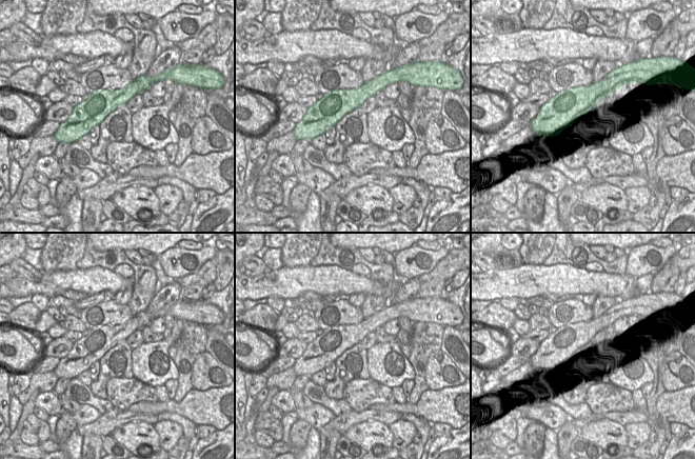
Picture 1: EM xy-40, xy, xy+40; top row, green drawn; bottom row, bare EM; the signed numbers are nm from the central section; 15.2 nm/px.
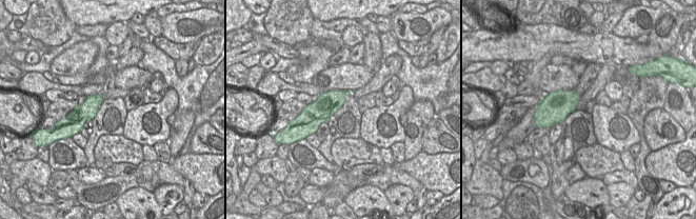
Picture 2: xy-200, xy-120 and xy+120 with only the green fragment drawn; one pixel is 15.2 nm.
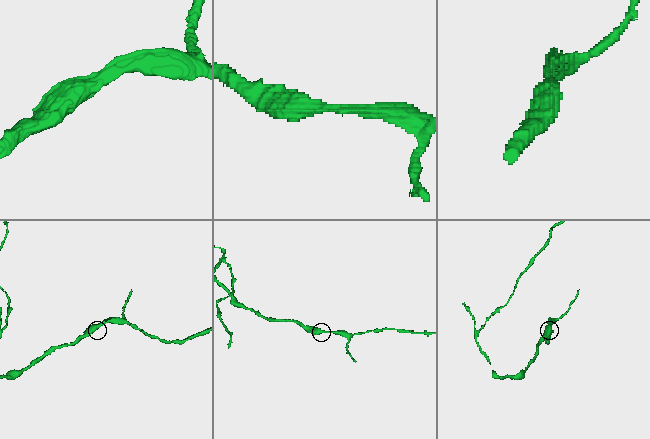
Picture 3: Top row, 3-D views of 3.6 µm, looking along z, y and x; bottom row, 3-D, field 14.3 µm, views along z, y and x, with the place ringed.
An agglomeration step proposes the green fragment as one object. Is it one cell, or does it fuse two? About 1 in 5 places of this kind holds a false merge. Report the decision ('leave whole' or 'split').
leave whole

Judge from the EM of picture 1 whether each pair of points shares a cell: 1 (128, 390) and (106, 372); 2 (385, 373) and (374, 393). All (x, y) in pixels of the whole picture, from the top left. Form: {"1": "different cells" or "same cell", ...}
{"1": "different cells", "2": "different cells"}

